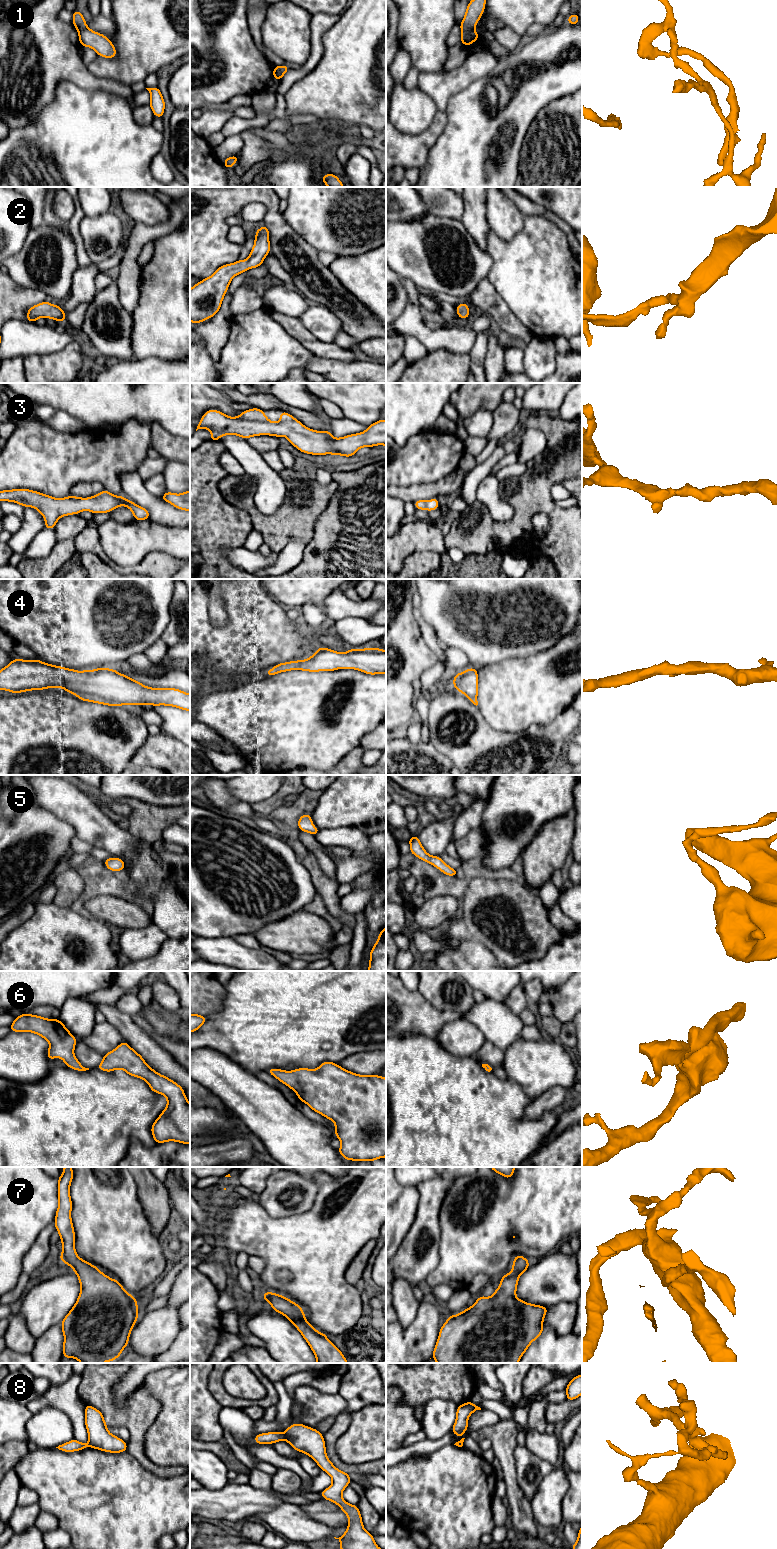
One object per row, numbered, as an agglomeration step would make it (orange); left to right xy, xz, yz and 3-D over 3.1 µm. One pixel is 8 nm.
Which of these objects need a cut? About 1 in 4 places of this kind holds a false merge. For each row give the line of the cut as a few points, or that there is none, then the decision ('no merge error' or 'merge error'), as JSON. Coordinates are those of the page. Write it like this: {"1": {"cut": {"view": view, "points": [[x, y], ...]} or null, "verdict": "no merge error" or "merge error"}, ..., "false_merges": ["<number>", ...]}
{"1": {"cut": {"view": "yz", "points": [[461, 29], [473, 30]]}, "verdict": "merge error"}, "2": {"cut": null, "verdict": "no merge error"}, "3": {"cut": null, "verdict": "no merge error"}, "4": {"cut": null, "verdict": "no merge error"}, "5": {"cut": null, "verdict": "no merge error"}, "6": {"cut": null, "verdict": "no merge error"}, "7": {"cut": null, "verdict": "no merge error"}, "8": {"cut": {"view": "xz", "points": [[283, 1434], [284, 1439]]}, "verdict": "merge error"}, "false_merges": ["1", "8"]}

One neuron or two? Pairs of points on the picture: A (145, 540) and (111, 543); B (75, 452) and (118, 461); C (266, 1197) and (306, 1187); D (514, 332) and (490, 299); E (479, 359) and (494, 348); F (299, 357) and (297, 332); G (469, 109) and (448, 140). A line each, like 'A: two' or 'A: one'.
A: one
B: one
C: one
D: one
E: two
F: two
G: one

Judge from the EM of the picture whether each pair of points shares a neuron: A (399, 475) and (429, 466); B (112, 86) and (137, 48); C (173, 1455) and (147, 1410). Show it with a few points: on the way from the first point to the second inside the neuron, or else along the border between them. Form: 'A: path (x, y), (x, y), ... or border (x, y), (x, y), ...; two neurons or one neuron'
A: path (406, 468), (408, 466), (422, 466); one neuron
B: border (93, 73), (130, 86); two neurons
C: border (154, 1397), (160, 1411), (143, 1442); two neurons

